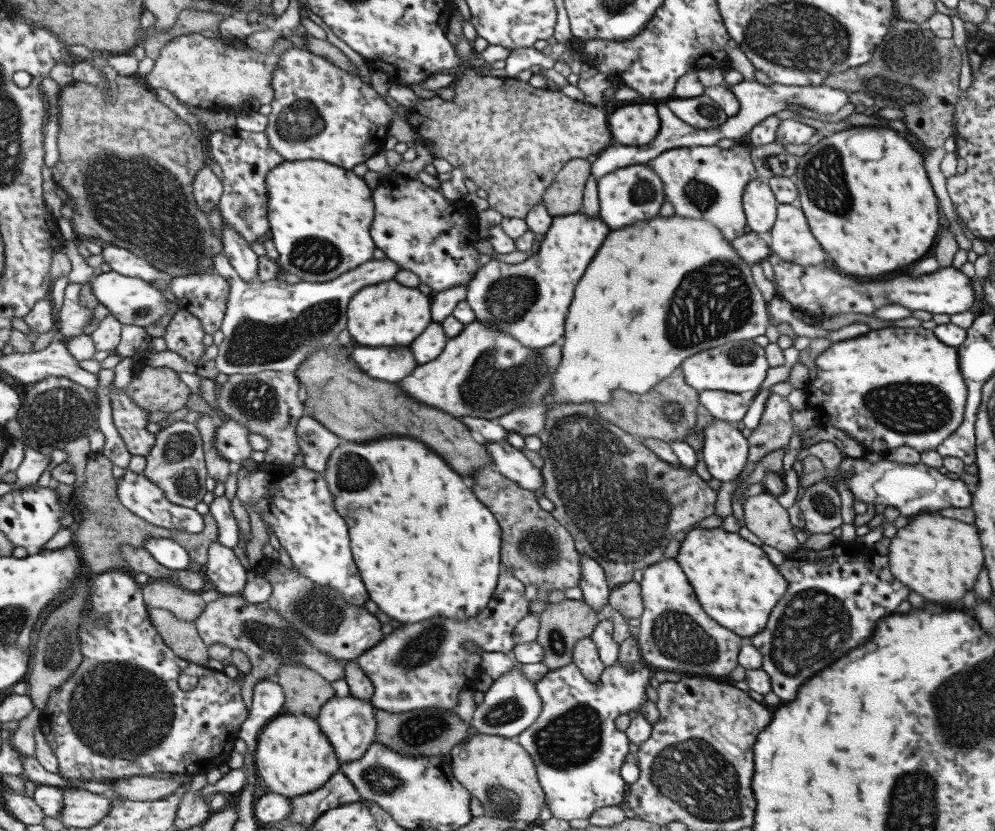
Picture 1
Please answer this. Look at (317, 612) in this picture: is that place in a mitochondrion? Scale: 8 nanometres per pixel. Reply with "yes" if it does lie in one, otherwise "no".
yes

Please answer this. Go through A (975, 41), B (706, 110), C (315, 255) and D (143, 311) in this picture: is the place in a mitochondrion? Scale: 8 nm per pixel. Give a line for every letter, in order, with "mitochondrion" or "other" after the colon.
A: other
B: mitochondrion
C: mitochondrion
D: mitochondrion

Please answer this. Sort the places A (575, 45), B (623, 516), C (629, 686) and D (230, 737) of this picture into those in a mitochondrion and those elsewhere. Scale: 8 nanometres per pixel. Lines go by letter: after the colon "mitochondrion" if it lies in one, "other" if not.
A: other
B: mitochondrion
C: other
D: other

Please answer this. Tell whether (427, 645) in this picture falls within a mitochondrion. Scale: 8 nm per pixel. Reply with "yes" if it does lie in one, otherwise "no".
yes

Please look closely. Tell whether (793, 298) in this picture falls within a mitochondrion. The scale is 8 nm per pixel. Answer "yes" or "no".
no

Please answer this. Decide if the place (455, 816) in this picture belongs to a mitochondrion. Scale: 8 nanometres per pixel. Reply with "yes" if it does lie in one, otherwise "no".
no

